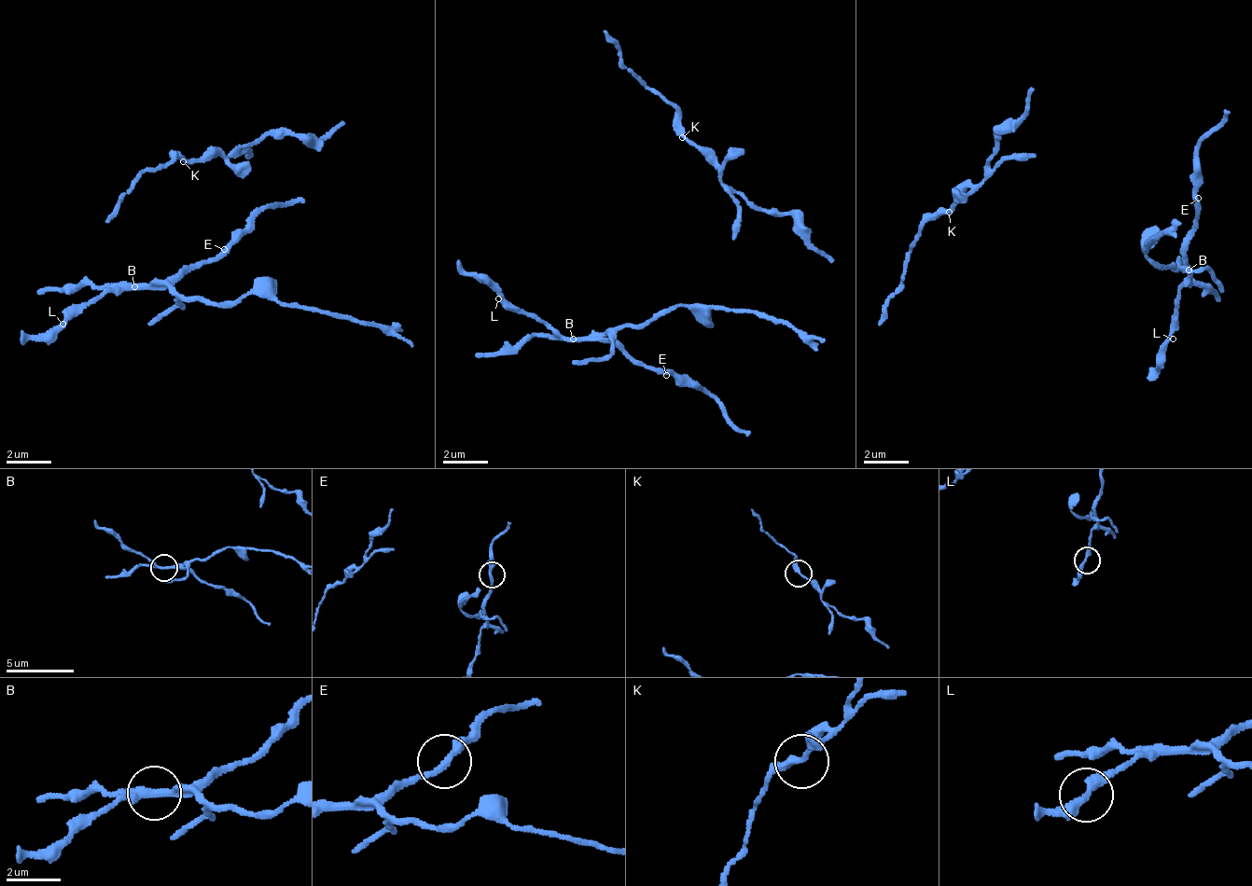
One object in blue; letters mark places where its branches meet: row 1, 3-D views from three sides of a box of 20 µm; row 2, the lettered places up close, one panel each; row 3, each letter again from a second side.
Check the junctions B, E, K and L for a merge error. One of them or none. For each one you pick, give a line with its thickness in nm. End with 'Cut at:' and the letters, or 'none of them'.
B: 240 nm
Cut at: B

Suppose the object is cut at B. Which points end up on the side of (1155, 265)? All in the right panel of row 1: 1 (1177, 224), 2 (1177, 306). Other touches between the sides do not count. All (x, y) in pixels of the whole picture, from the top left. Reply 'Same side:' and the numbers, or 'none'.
Same side: 1

